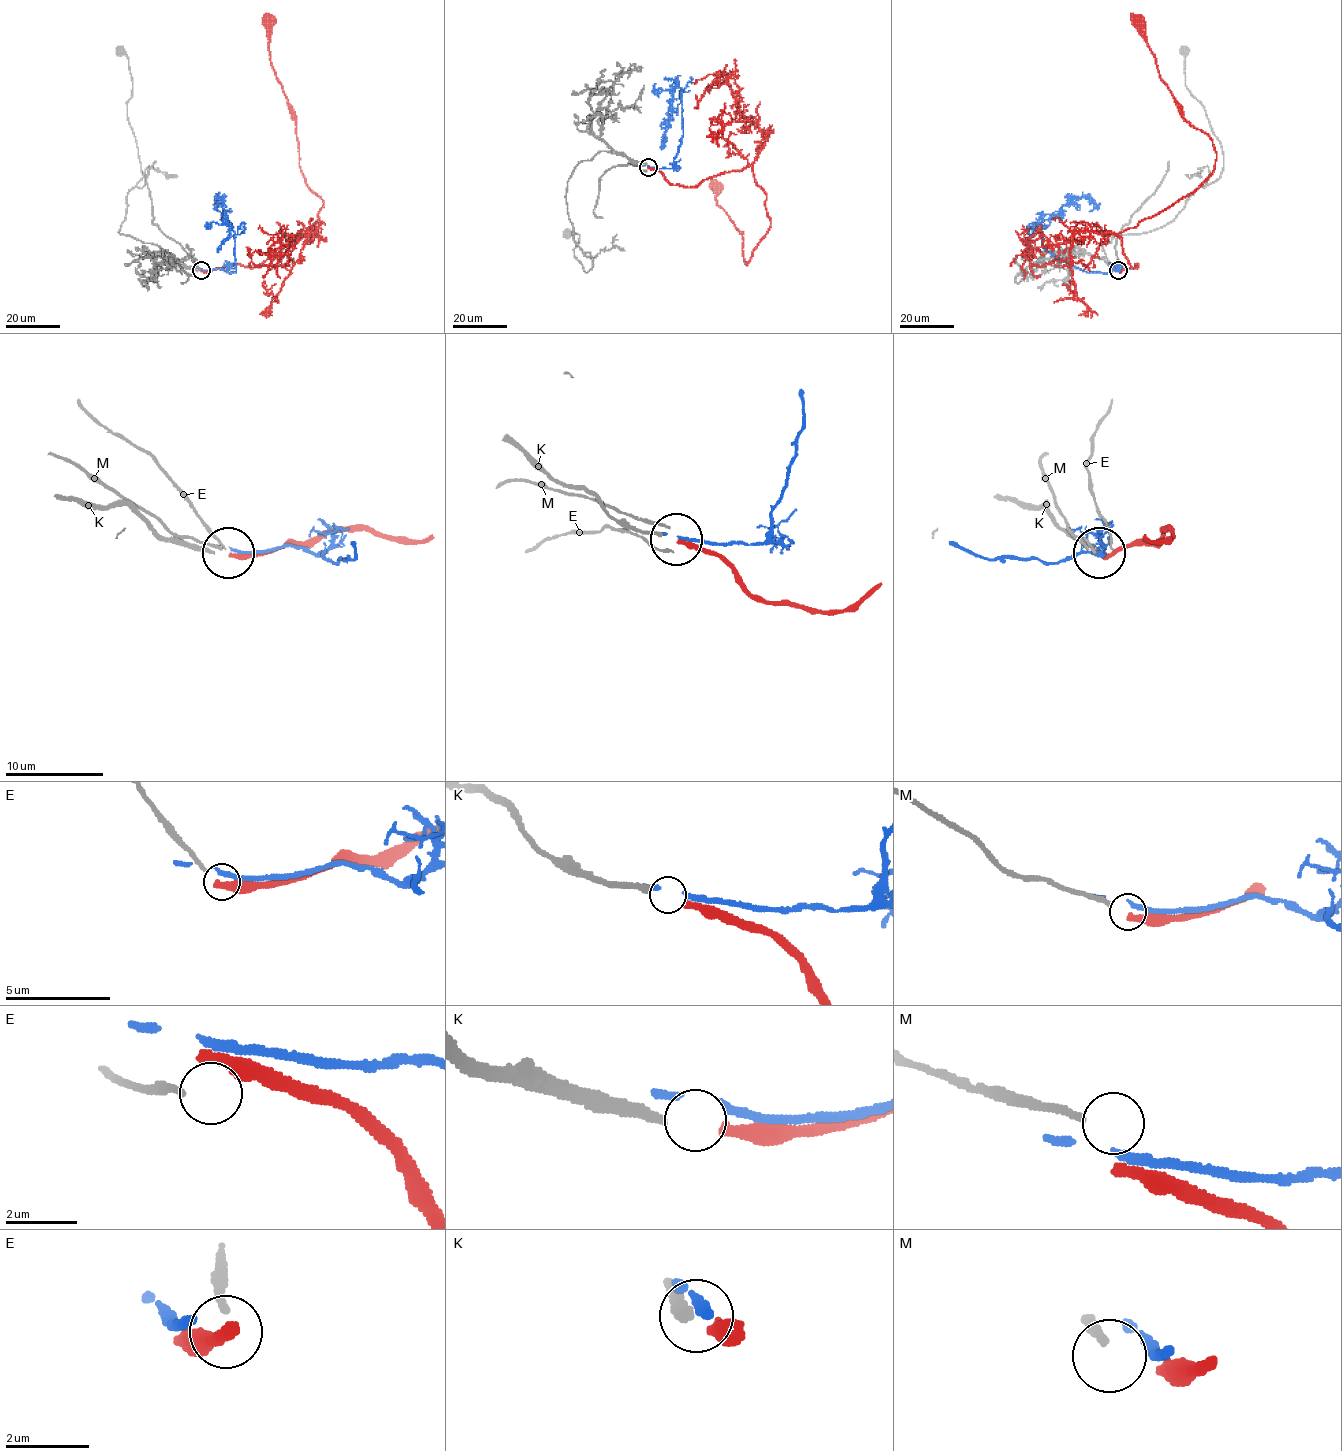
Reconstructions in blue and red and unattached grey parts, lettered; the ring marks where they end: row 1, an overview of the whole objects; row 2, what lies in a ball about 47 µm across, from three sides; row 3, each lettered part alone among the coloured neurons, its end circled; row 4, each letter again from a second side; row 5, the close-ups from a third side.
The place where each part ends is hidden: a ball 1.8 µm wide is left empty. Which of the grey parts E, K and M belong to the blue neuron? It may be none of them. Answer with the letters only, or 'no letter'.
no letter

